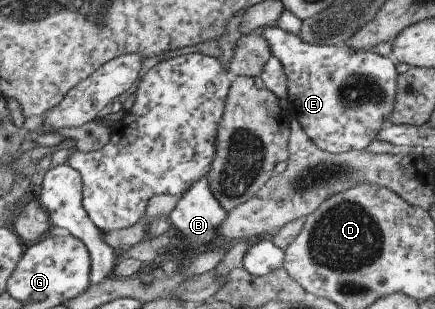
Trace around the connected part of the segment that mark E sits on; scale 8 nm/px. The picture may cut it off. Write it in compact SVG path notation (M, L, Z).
M264 26L262 37L286 73L288 113L320 150L333 154L364 150L394 111L398 72L390 57L368 49L350 49L346 44L307 44L298 34Z

